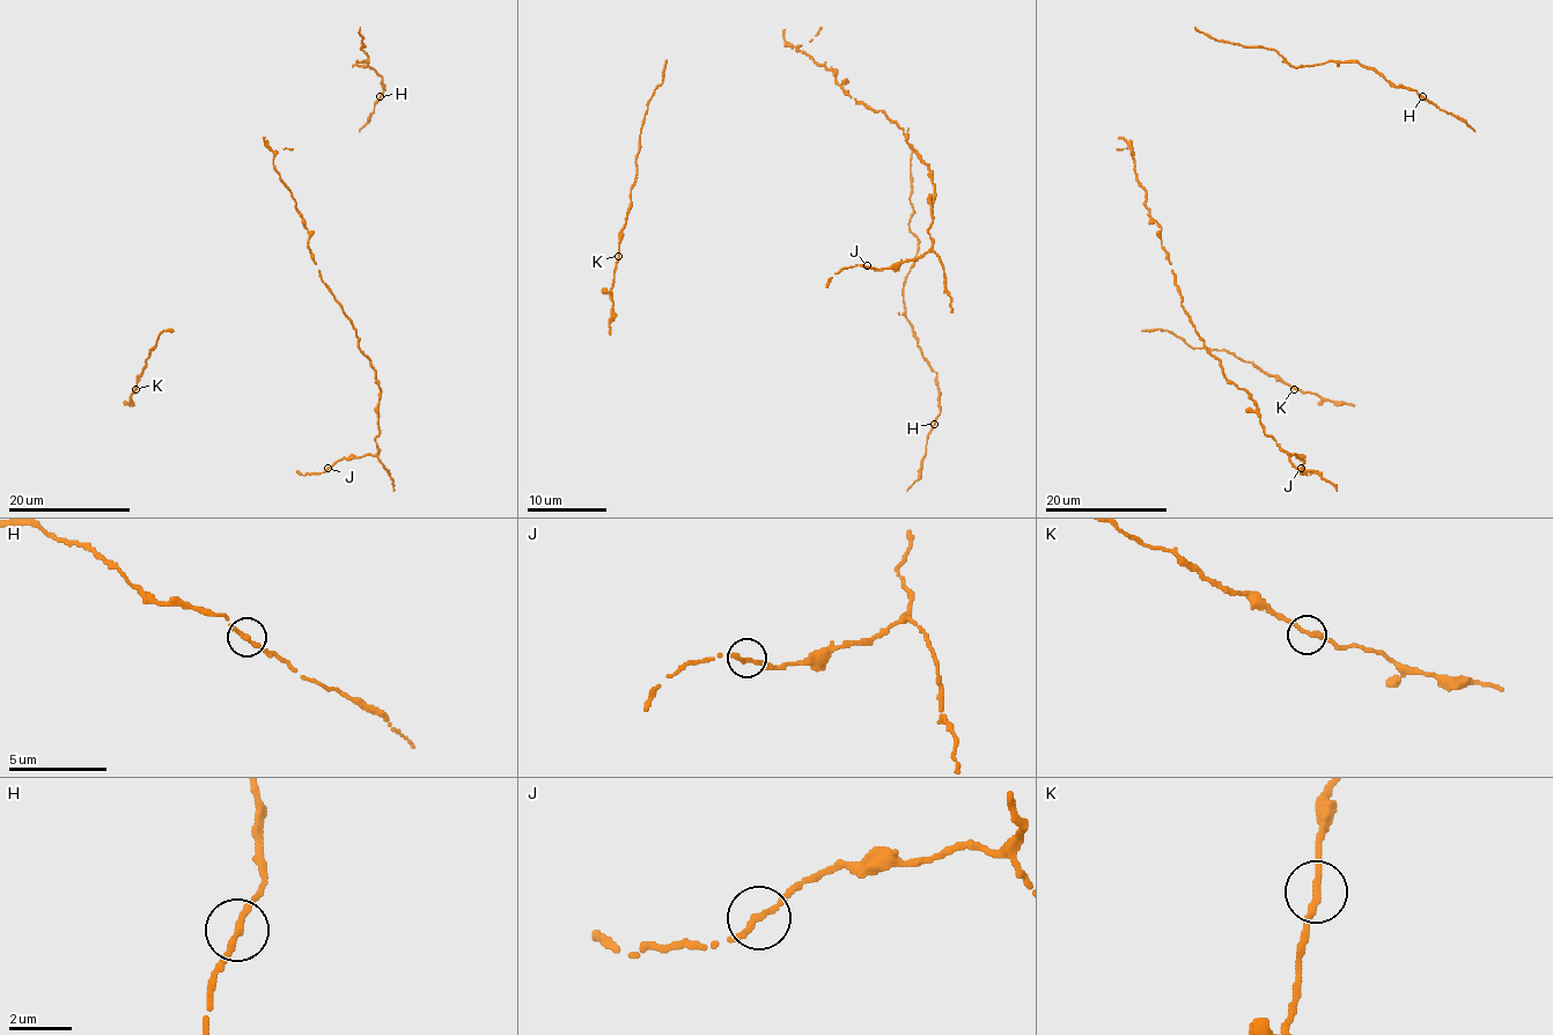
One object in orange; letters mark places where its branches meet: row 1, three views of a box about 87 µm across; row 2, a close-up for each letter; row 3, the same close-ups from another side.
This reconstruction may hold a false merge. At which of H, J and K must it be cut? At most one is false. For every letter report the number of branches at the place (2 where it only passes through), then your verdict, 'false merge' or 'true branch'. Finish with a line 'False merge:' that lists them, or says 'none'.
H: 2 branches meet; true branch
J: 2 branches meet; true branch
K: 2 branches meet; true branch
False merge: none

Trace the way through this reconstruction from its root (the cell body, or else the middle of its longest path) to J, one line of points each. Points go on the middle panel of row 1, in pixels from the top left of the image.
J: (796, 51), (825, 64), (851, 97), (895, 122), (930, 171), (932, 246), (909, 262), (881, 270), (867, 265)

